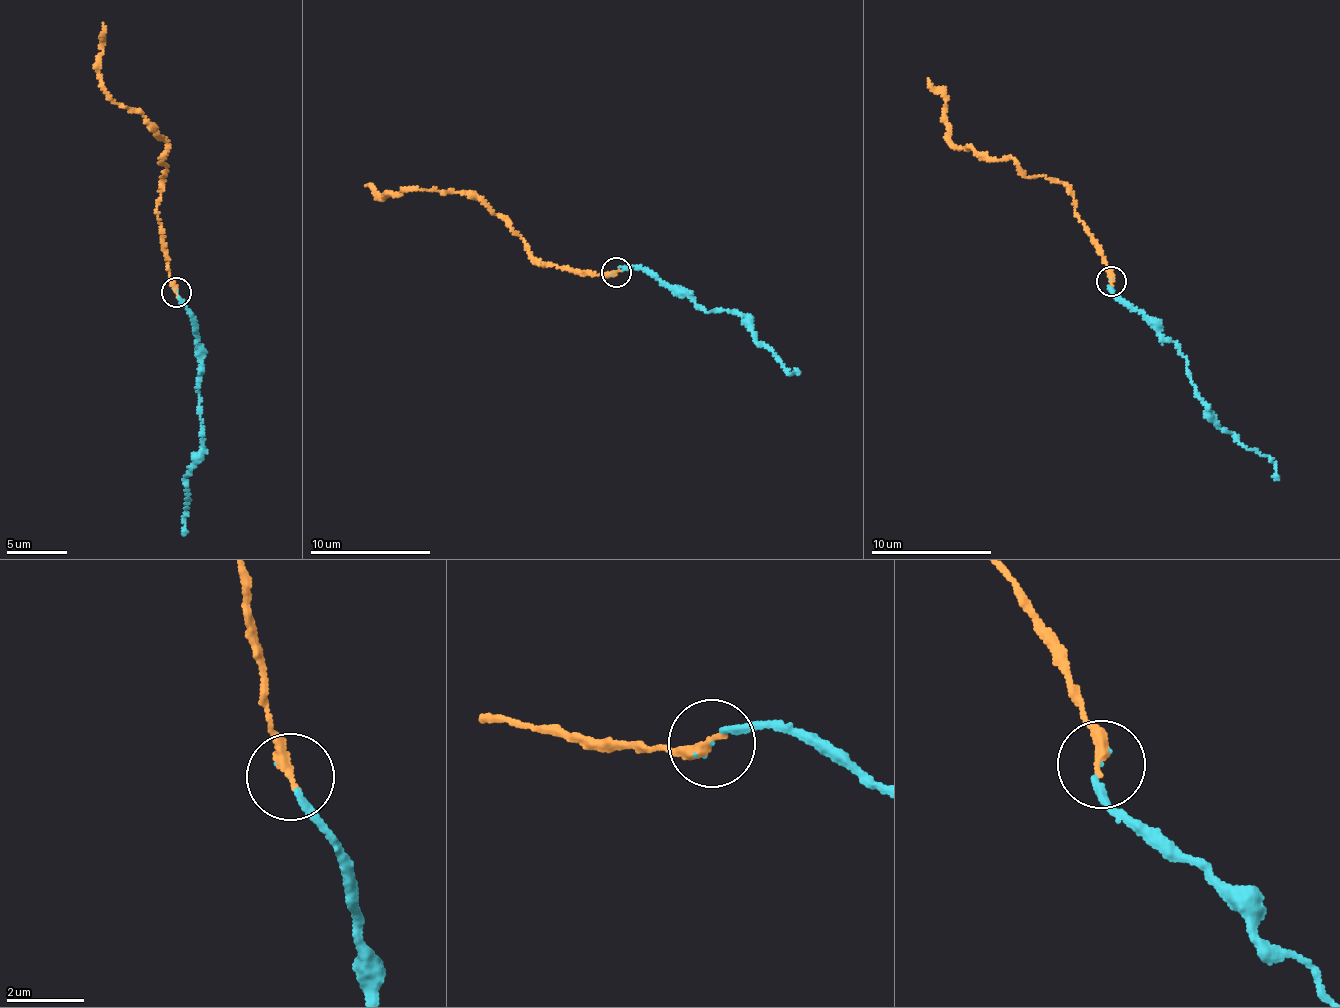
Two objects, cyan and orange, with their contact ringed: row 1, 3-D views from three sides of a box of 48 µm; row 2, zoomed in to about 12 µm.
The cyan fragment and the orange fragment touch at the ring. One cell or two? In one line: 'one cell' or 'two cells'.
one cell

